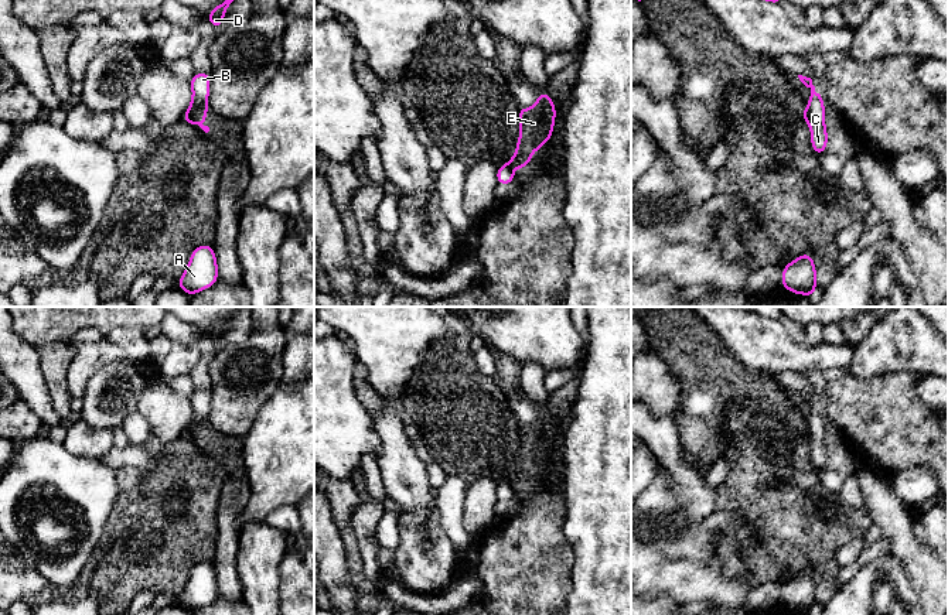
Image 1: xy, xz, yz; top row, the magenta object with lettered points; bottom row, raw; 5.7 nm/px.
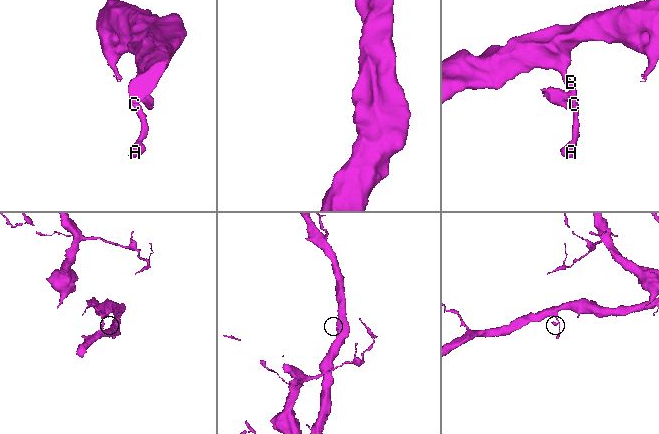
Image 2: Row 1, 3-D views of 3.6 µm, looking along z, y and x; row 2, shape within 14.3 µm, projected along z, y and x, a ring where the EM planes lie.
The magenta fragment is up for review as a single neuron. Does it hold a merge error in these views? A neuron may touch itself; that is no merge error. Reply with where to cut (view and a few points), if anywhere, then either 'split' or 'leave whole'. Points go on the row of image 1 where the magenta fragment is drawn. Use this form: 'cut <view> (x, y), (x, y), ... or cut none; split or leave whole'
cut xy (205, 103), (191, 112), (193, 122); split

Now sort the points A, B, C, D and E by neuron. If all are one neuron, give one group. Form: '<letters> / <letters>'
A B C D / E

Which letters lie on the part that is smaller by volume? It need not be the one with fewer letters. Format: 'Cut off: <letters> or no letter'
Cut off: E

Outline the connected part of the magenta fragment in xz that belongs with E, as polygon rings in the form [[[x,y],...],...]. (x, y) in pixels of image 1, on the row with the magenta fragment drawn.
[[[538,92],[538,102],[529,107],[518,107],[519,115],[519,140],[515,156],[508,160],[509,168],[522,168],[531,164],[532,151],[541,150],[550,140],[556,109],[553,99],[545,92]]]

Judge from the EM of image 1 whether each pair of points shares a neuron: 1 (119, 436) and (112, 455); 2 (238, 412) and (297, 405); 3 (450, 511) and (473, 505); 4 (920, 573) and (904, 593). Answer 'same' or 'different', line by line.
1: different
2: different
3: different
4: different

